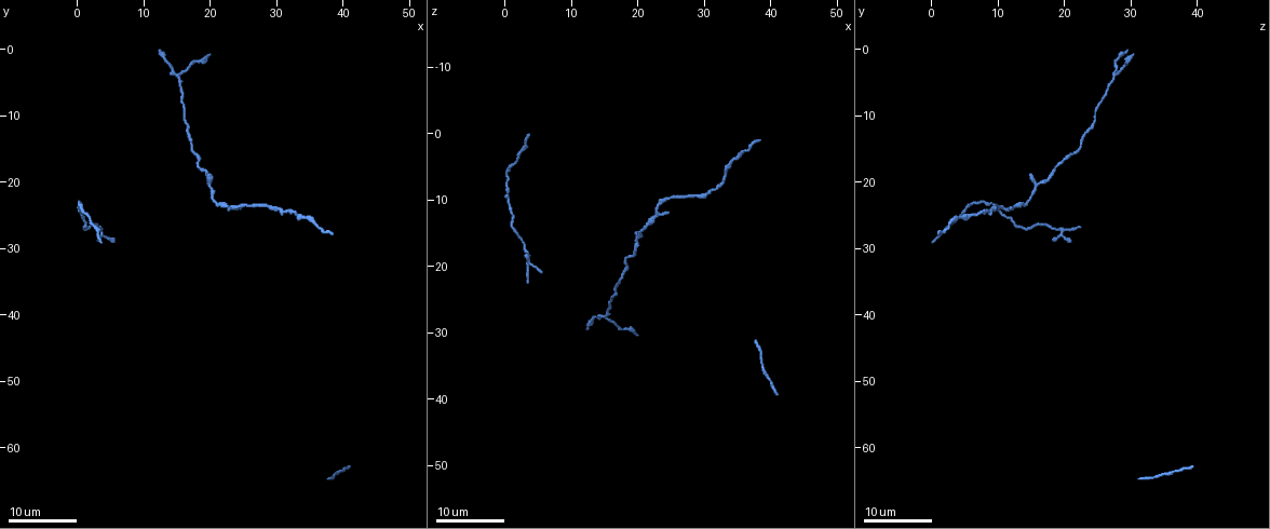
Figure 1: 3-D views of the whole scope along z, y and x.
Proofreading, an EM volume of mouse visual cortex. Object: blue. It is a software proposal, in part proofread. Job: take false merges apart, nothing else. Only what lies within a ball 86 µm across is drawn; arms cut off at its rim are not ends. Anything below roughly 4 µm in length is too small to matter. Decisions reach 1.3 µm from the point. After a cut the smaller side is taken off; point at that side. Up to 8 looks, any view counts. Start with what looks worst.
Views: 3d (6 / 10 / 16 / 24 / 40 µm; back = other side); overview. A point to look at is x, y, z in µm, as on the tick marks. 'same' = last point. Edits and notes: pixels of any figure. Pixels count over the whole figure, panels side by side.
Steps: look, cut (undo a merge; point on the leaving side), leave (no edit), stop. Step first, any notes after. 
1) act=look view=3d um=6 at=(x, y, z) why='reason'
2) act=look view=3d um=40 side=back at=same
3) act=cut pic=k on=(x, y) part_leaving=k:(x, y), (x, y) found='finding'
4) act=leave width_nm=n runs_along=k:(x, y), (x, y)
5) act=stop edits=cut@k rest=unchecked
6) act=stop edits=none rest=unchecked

act=look view=3d um=16 at=(15.0, 4.0, 27.5) why='four-way junction'

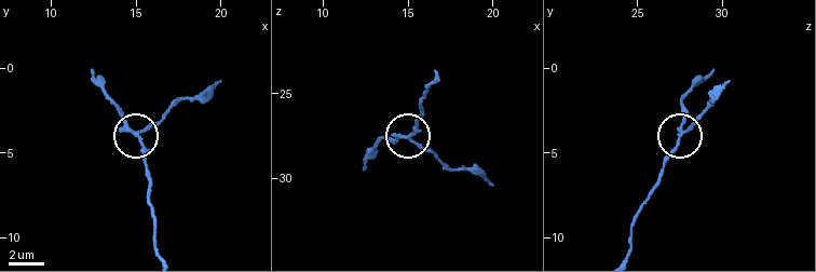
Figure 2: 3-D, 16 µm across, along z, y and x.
act=look view=3d um=10 at=(15.1, 3.7, 27.7)

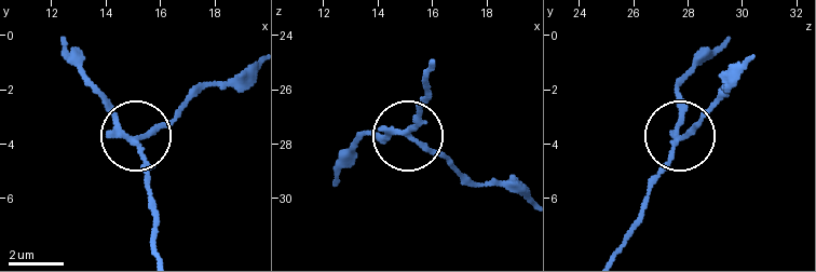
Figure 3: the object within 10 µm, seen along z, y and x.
act=cut pic=3 on=(159, 127) part_leaving=3:(124, 133), (150, 137), (213, 86), (240, 81), (254, 70) found='a second cell is stuck on'

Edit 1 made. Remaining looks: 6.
act=look view=overview

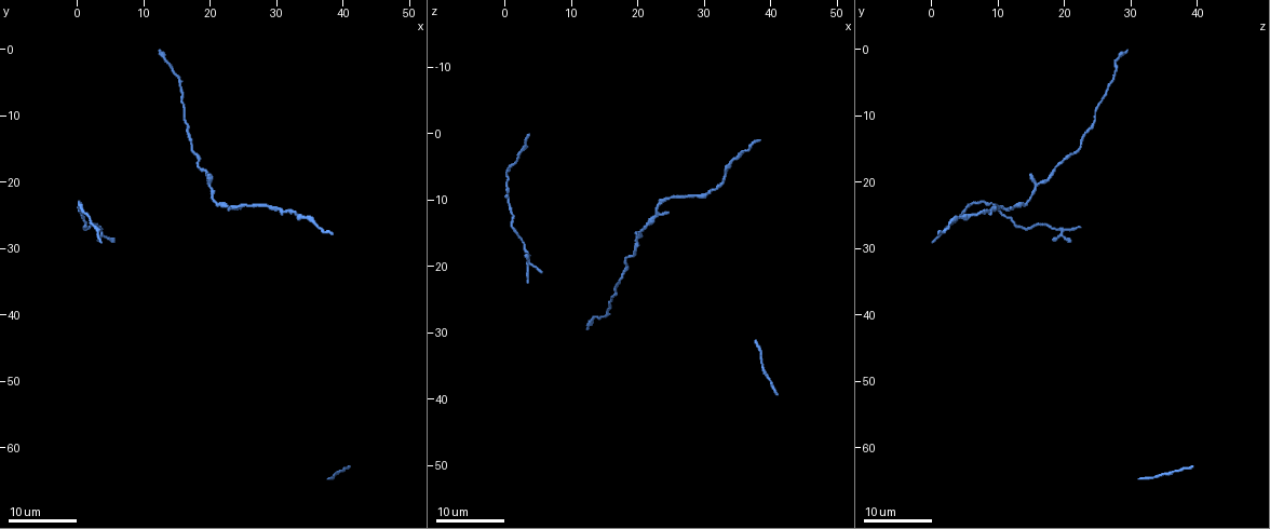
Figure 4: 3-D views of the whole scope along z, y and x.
act=look view=3d um=16 at=(20.5, 21.0, 15.0) why='calibre changes'

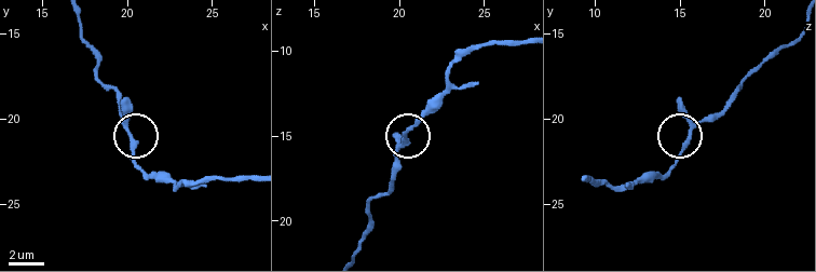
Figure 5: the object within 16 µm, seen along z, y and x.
act=look view=3d um=10 at=(20.3, 21.4, 15.4) why='closer look'

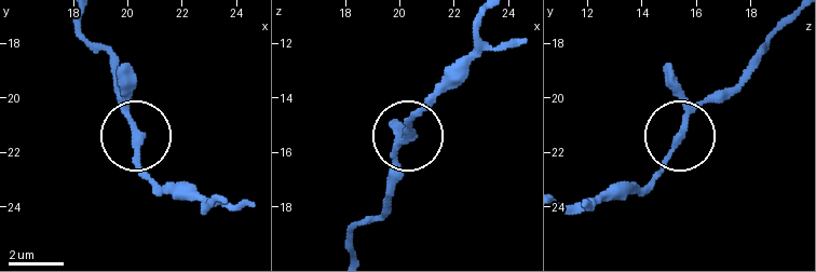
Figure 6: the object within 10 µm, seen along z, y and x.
act=leave width_nm=240 runs_along=6:(479, 23), (473, 51), (406, 134), (384, 194) found='one cell here'

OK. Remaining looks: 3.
act=look view=3d um=16 at=(16.5, 11.0, 24.0)

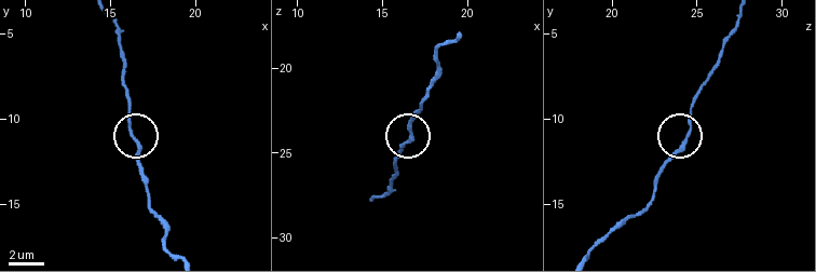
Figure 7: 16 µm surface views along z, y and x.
act=look view=3d um=10 at=(16.3, 11.0, 24.6)

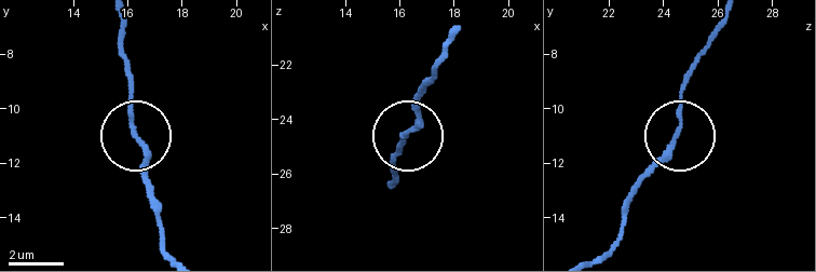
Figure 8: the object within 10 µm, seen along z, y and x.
act=leave found='continuous, no second cell'

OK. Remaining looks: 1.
act=stop edits=cut@3 rest=unchecked

